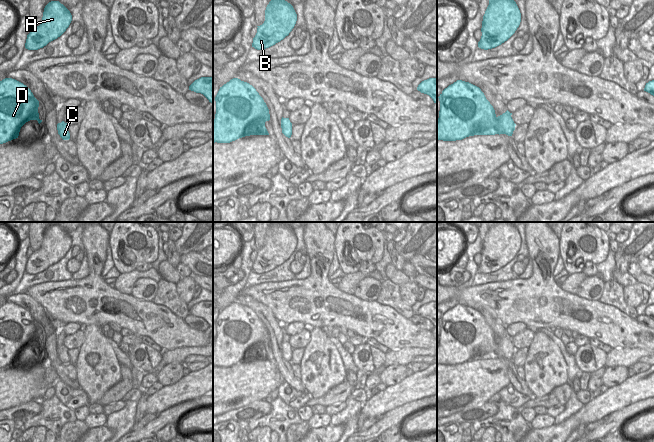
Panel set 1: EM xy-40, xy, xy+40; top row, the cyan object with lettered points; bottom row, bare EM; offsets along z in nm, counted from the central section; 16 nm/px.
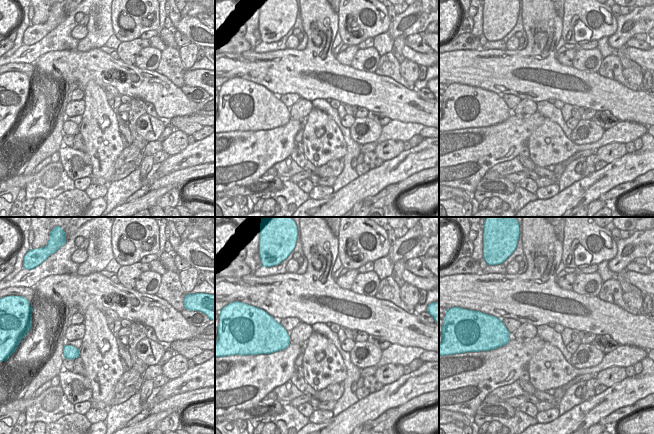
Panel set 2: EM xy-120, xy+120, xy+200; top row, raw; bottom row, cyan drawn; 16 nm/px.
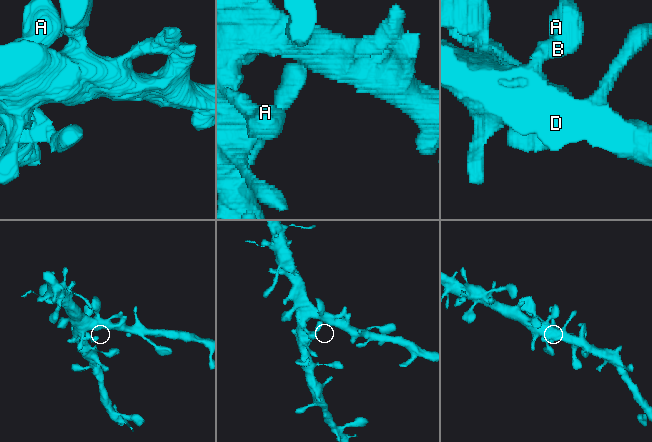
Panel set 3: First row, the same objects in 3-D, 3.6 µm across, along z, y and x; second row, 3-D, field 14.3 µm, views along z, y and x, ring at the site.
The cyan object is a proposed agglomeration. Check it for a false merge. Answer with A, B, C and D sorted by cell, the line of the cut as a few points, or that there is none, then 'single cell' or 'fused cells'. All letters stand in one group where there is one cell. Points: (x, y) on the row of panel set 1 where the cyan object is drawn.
A B C D; no cut; single cell

